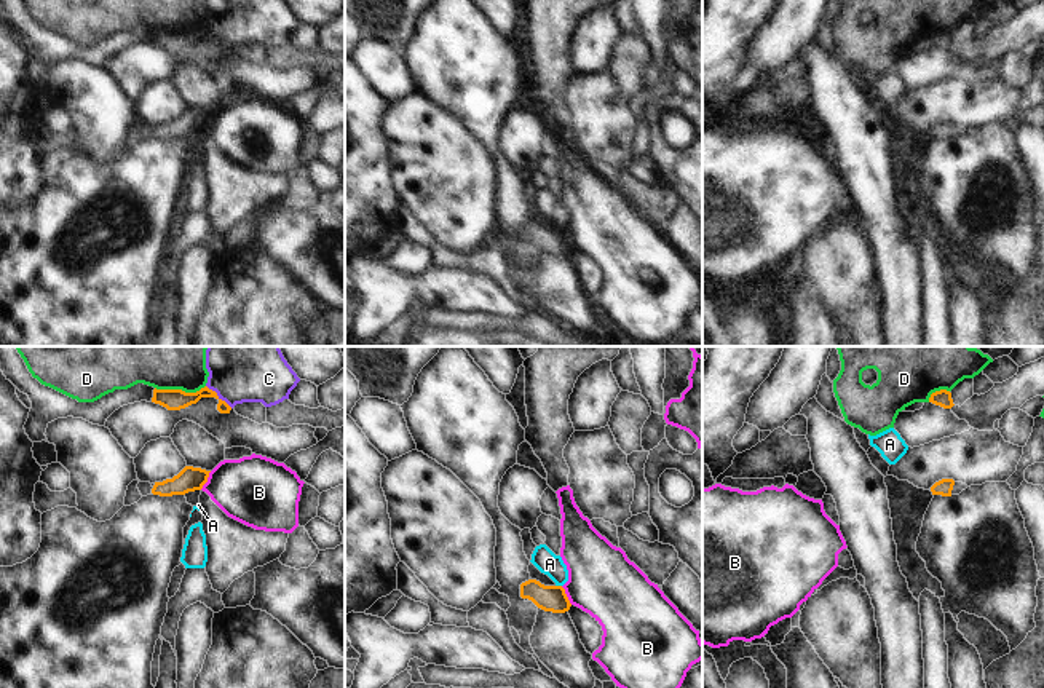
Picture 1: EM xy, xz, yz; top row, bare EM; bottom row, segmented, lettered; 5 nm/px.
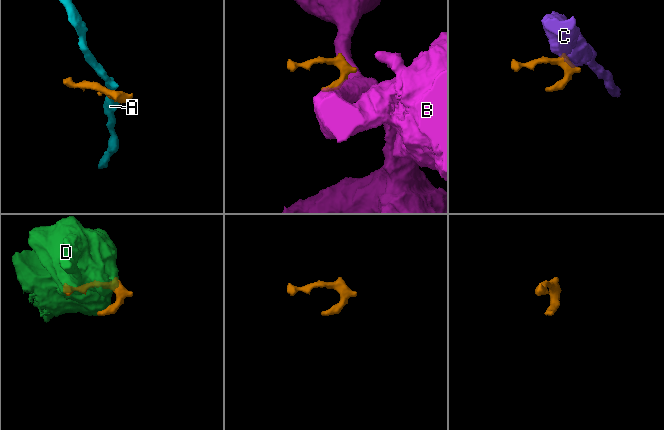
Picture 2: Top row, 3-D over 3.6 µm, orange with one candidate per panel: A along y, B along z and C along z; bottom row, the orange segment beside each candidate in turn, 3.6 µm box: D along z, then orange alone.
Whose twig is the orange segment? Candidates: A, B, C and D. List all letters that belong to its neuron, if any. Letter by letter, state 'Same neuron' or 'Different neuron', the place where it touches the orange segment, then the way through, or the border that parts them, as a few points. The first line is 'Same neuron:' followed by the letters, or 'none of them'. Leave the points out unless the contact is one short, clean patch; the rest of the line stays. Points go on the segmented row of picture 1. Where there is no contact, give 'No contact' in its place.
Same neuron: none of them
A: Different neuron. Touches orange at xz (559, 586). Boundary: xz (556, 585), (561, 586)
B: Different neuron. Touches orange at xy (206, 481). Boundary: xy (211, 471), (200, 489)
C: Different neuron. Touches orange at xy (217, 396). Boundary: xy (206, 385), (232, 407)
D: Different neuron. Touches orange at xy (179, 390).

